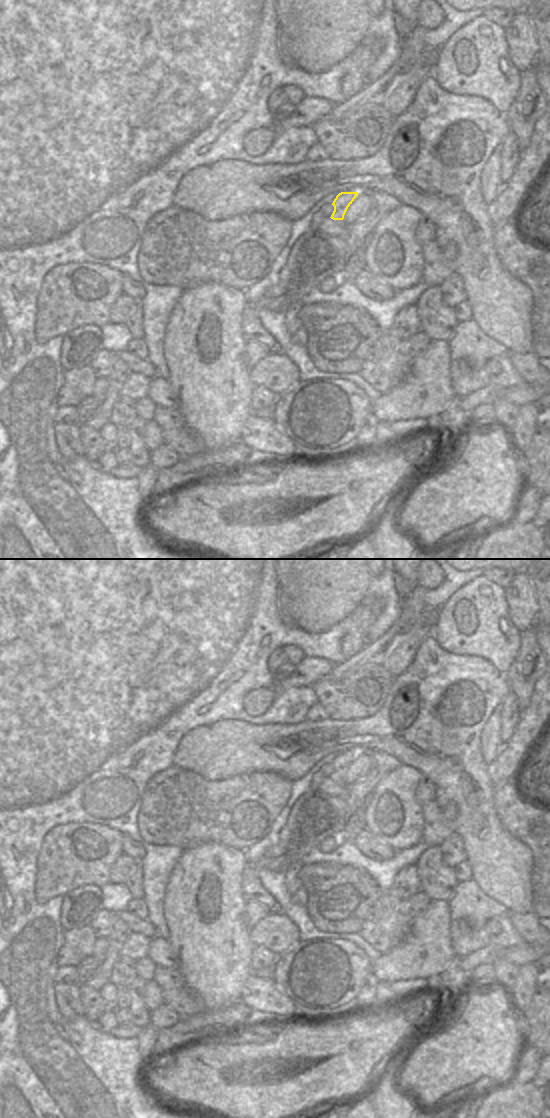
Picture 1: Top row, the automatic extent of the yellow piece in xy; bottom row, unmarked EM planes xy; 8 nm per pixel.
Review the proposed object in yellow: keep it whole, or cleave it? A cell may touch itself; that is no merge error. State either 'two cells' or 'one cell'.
two cells

